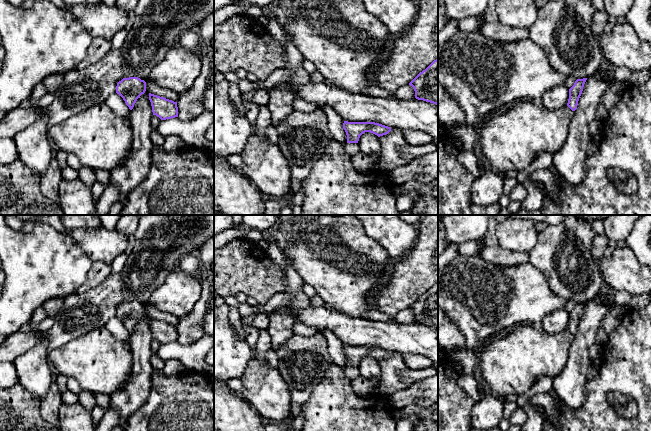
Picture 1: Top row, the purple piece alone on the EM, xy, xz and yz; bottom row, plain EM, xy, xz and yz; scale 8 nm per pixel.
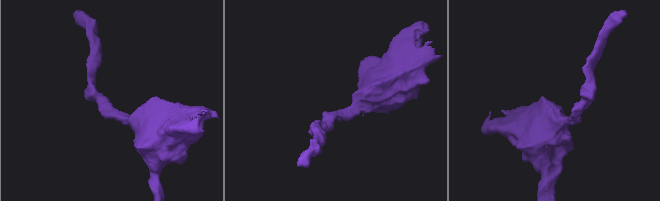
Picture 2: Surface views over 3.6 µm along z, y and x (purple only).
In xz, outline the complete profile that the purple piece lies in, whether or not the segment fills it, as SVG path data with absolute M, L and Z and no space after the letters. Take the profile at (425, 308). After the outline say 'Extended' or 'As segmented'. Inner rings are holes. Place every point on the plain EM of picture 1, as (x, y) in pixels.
M438 282L420 296L410 307L415 322L438 329Z. As segmented

